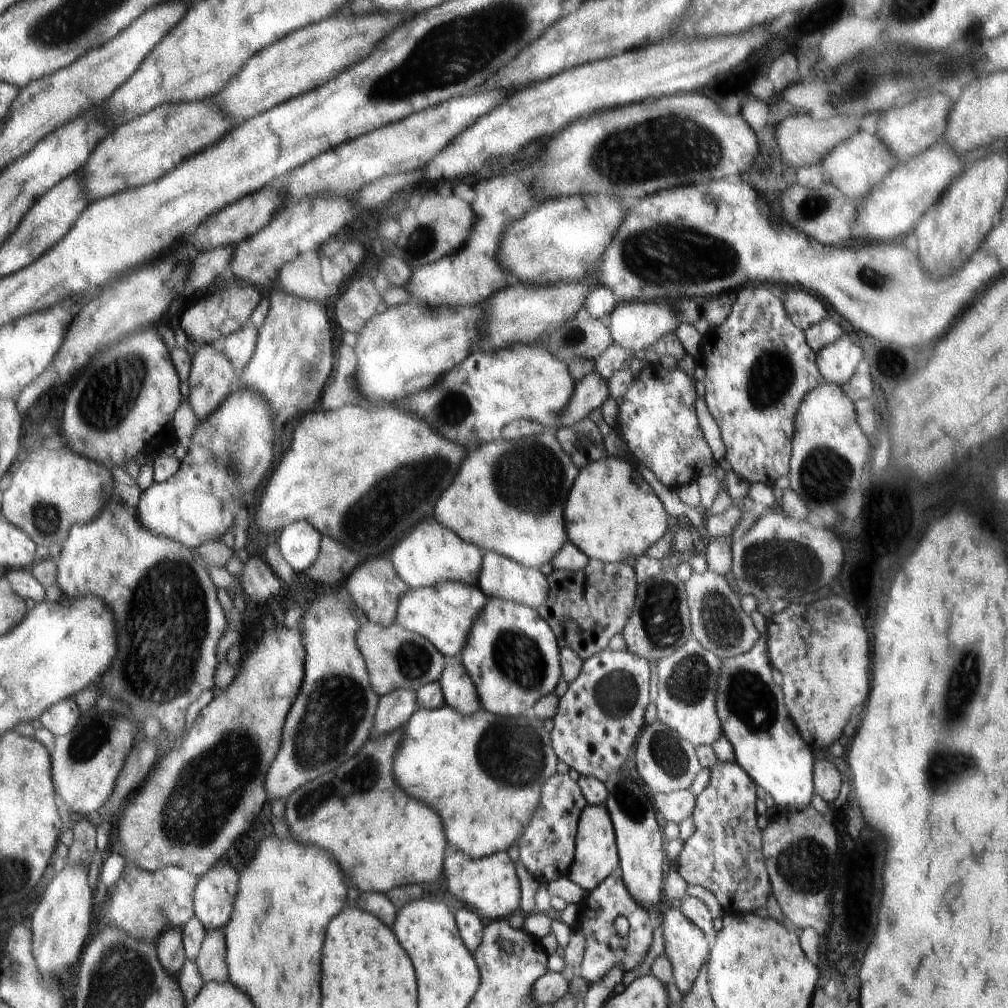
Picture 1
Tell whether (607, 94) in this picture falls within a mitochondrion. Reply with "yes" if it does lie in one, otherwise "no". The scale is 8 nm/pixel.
no

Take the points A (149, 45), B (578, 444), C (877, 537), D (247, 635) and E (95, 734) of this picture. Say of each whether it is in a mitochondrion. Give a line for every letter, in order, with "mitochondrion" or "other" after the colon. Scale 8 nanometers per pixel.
A: other
B: mitochondrion
C: other
D: other
E: mitochondrion

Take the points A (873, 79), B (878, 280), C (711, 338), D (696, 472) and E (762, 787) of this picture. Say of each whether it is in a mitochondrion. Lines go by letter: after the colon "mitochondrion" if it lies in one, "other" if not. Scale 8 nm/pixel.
A: mitochondrion
B: mitochondrion
C: other
D: other
E: other

